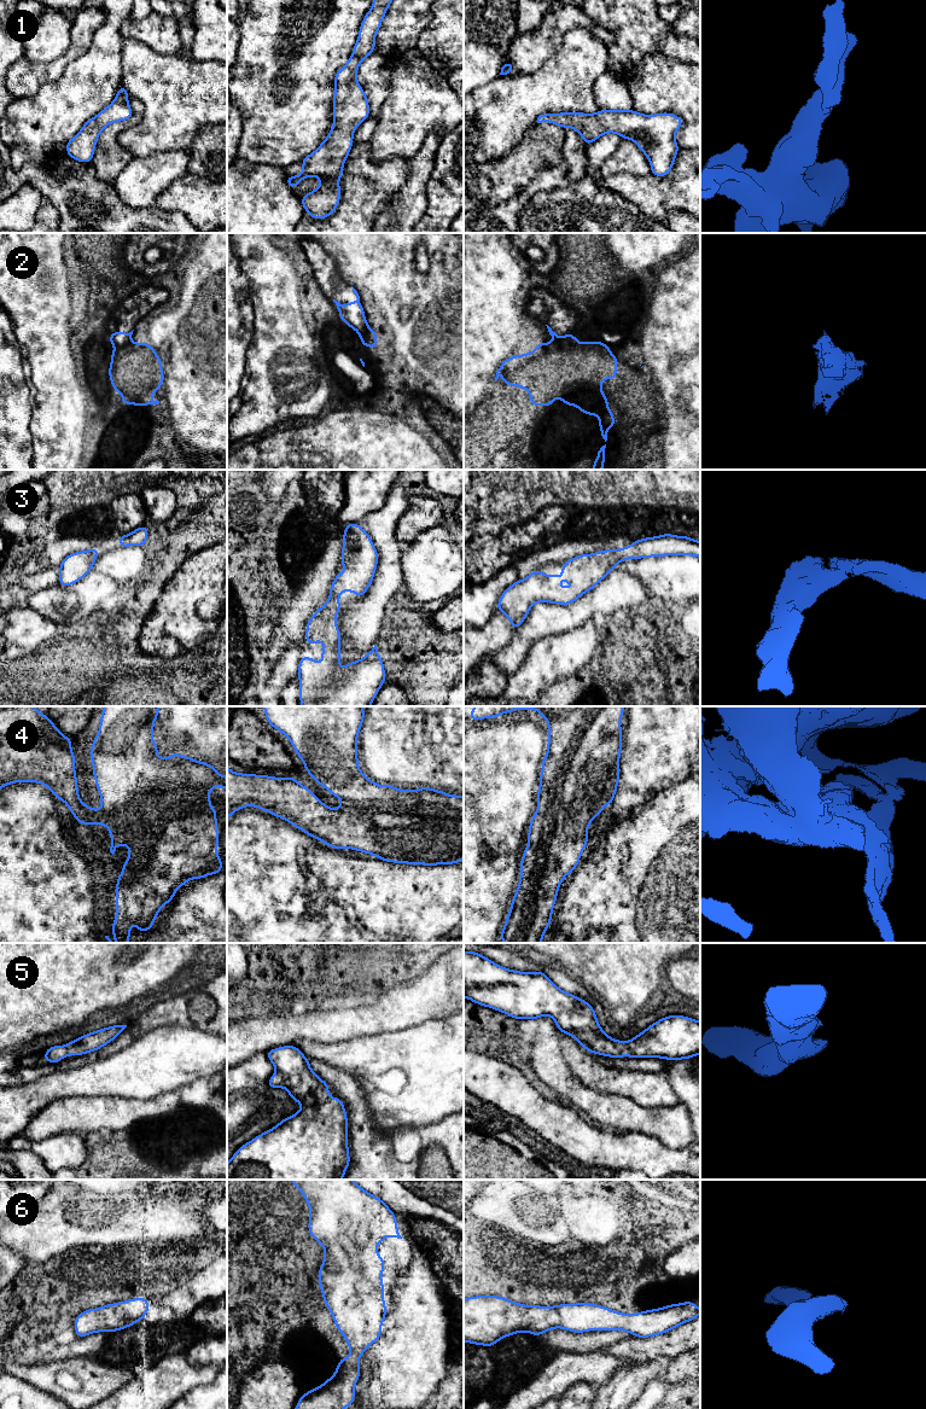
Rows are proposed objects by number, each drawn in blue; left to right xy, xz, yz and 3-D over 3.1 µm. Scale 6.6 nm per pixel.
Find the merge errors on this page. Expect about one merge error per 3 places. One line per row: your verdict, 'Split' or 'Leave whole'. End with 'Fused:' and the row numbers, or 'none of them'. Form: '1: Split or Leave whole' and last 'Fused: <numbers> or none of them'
1: Leave whole
2: Split
3: Leave whole
4: Split
5: Leave whole
6: Leave whole
Fused: 2, 4

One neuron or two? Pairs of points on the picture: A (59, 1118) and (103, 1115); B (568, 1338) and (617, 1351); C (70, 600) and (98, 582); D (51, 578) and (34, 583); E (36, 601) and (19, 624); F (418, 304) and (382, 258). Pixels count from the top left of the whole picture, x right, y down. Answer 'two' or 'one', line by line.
A: one
B: two
C: one
D: one
E: two
F: one

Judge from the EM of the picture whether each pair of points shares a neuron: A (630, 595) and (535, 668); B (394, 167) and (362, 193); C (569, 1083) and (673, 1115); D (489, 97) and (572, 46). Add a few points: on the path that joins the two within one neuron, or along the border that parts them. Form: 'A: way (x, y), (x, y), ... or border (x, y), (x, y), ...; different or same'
A: border (590, 618), (565, 633); different
B: way (386, 174), (376, 185), (370, 186); same
C: way (594, 1104), (628, 1117), (647, 1117); same
D: way (511, 94), (530, 94), (557, 68); same

